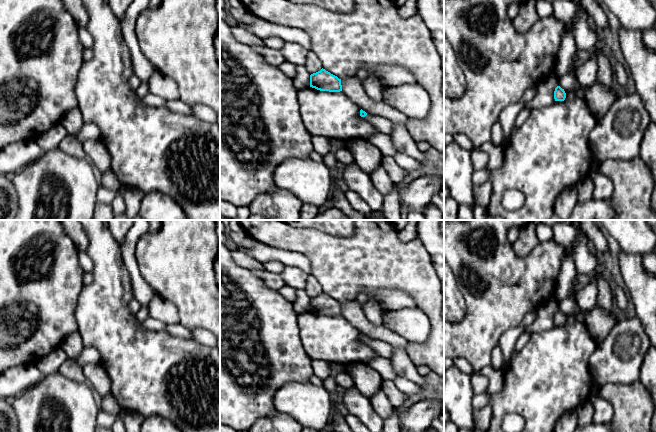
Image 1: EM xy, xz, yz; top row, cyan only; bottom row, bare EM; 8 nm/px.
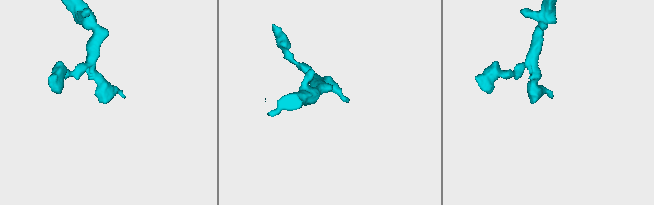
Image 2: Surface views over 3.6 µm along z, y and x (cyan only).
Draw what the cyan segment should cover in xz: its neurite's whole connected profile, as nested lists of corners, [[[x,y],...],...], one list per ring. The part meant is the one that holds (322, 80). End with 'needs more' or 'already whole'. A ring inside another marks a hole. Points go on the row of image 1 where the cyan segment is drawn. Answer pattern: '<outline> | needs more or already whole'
[[[323,68],[310,75],[310,87],[320,91],[342,91],[341,79]]] | already whole

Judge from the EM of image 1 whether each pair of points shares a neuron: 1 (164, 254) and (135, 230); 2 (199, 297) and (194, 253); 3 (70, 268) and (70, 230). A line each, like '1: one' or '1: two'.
1: two
2: one
3: two

